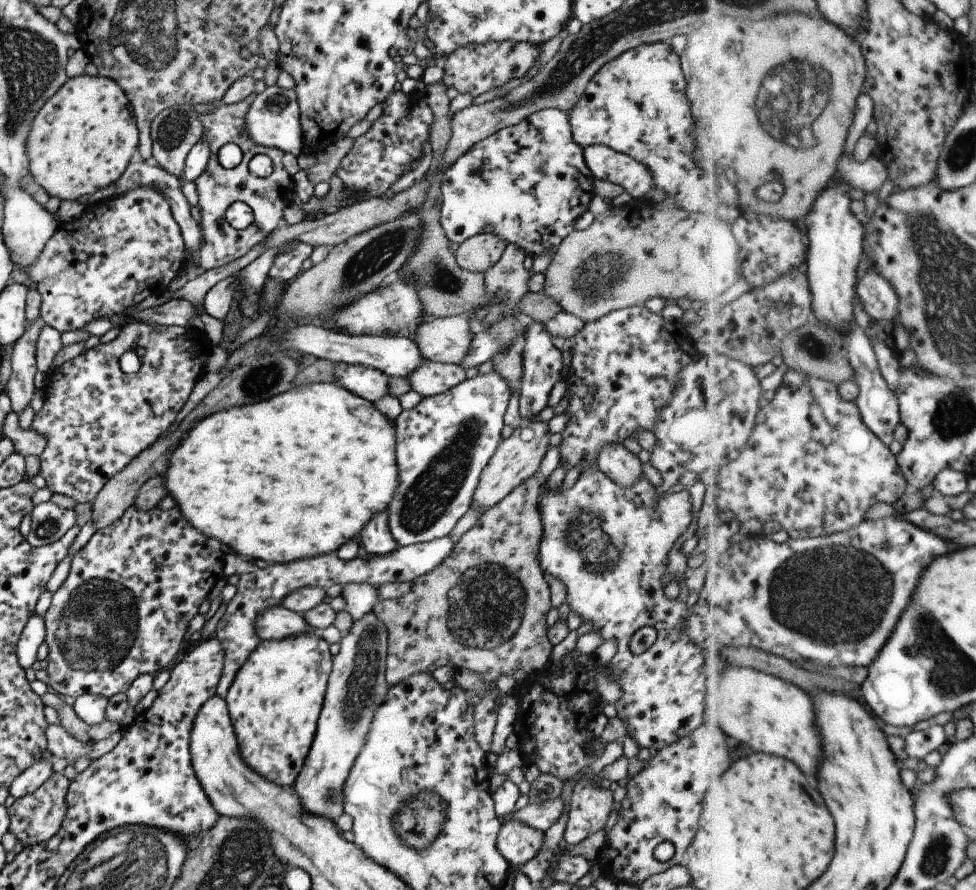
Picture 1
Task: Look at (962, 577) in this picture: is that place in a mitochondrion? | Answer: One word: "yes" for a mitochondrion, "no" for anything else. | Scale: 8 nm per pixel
no

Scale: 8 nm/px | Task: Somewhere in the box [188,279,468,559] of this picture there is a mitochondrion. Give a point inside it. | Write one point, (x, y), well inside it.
(264, 378)

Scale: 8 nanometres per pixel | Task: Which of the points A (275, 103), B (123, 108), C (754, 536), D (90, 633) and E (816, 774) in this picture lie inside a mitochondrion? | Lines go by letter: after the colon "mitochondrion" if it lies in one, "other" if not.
A: mitochondrion
B: other
C: other
D: mitochondrion
E: other

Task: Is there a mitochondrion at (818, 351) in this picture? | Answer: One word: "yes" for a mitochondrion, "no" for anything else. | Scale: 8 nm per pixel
yes

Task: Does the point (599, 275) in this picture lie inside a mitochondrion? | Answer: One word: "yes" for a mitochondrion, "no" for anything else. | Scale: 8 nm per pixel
yes

